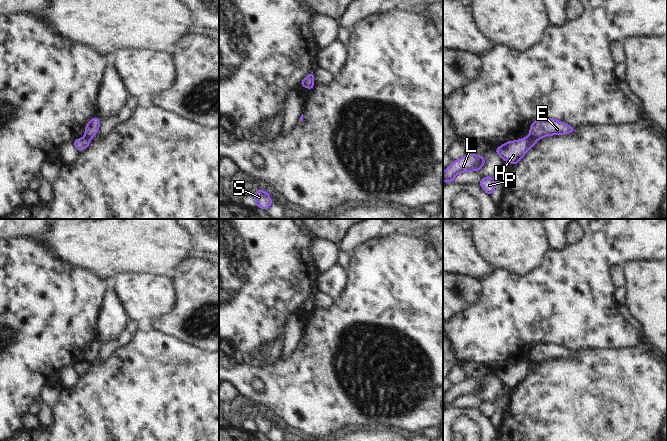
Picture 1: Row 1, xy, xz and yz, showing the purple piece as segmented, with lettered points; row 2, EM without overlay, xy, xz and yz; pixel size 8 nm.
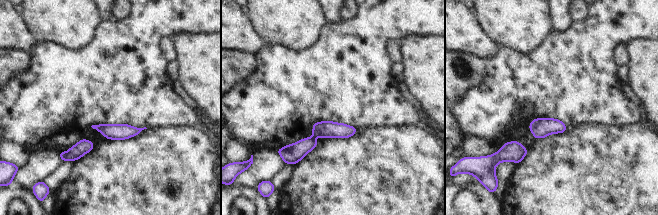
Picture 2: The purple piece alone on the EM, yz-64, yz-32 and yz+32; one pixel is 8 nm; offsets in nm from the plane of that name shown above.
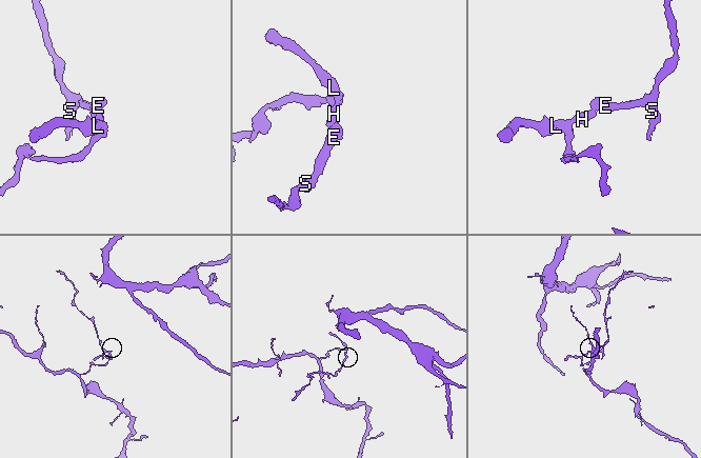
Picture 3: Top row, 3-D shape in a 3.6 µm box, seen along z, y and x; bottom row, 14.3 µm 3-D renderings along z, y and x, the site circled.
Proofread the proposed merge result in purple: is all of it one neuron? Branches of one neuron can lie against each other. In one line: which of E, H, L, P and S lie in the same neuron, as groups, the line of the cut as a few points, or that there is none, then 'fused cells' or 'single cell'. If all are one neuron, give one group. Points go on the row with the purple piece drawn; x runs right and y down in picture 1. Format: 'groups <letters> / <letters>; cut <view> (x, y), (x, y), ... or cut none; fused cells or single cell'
groups E S / H L P; cut yz (530, 136), (536, 140); fused cells

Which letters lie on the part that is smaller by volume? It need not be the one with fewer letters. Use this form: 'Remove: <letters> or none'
Remove: E, S

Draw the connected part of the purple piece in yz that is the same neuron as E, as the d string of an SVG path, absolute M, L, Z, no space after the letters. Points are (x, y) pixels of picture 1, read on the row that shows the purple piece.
M554 118L536 119L531 123L529 135L533 139L542 139L548 135L562 135L574 132L574 127Z

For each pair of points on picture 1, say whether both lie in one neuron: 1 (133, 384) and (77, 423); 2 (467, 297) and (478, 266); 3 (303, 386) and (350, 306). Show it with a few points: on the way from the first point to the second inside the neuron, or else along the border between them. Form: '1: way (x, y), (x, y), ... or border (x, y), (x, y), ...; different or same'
1: way (119, 398), (94, 423), (91, 423); same
2: border (453, 273), (468, 275), (480, 281); different
3: way (323, 366), (330, 359), (336, 336), (343, 326); same

